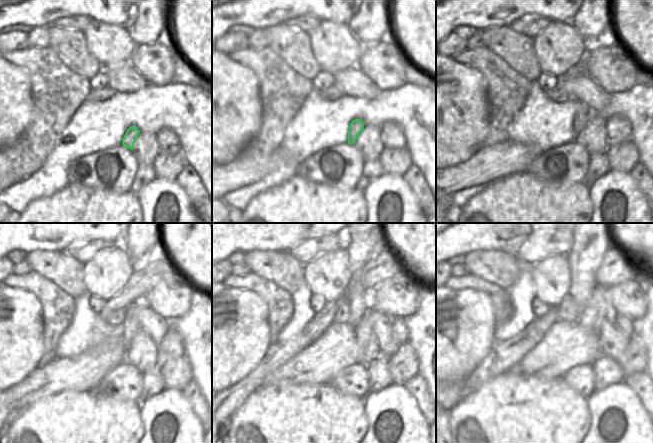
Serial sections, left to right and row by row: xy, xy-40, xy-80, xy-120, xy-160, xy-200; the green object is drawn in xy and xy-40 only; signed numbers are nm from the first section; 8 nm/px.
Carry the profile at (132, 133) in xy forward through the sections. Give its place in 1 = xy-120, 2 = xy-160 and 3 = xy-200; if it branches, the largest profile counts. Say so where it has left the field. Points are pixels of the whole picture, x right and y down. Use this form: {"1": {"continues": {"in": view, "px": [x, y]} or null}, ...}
{"1": {"continues": {"in": "xy-120", "px": [130, 324]}}, "2": {"continues": {"in": "xy-160", "px": [360, 252]}}, "3": {"continues": {"in": "xy-200", "px": [589, 247]}}}

